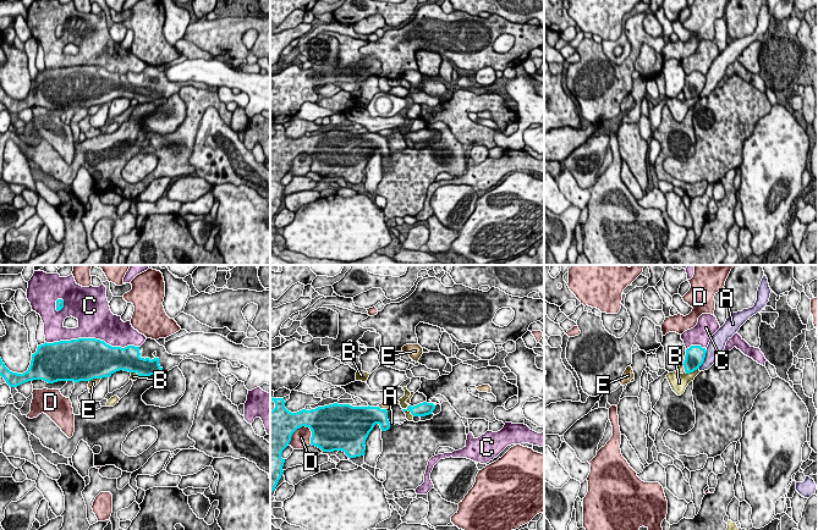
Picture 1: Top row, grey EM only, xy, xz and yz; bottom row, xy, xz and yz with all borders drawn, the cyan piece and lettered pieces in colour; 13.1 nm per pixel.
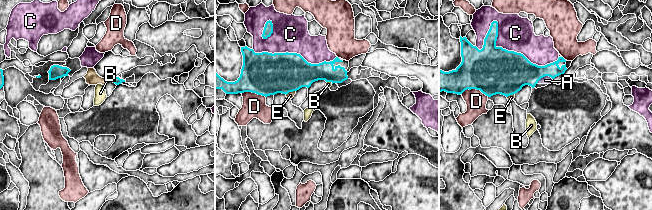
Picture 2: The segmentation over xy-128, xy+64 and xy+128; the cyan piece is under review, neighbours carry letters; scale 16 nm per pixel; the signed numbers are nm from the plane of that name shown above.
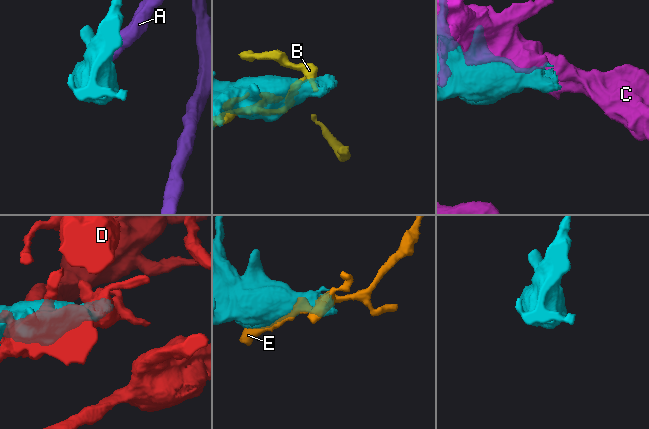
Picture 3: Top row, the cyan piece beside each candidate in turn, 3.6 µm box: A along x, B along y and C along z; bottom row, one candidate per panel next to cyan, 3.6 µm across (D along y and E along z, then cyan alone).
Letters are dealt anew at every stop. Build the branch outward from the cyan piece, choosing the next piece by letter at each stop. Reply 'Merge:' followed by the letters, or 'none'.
Merge: none

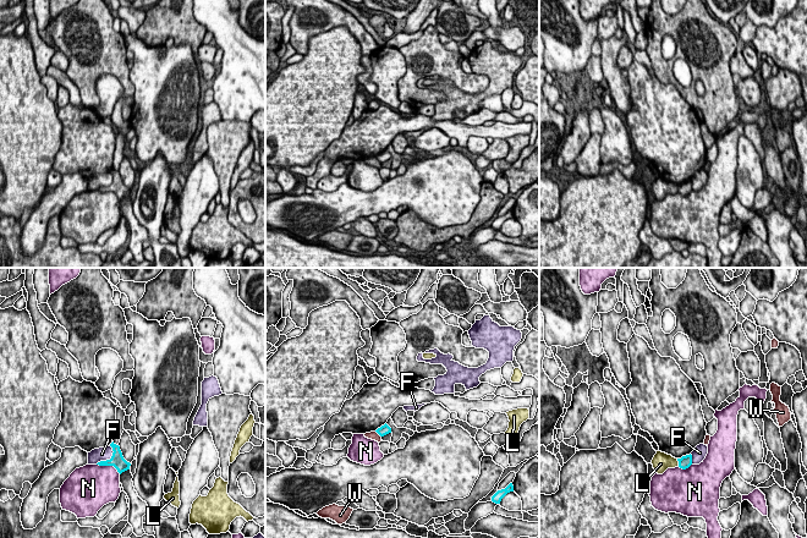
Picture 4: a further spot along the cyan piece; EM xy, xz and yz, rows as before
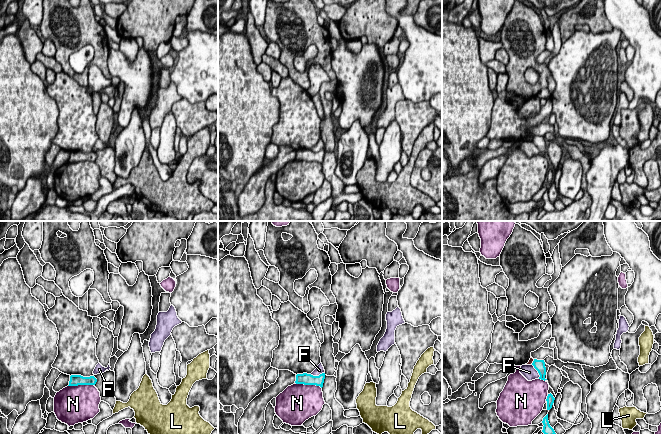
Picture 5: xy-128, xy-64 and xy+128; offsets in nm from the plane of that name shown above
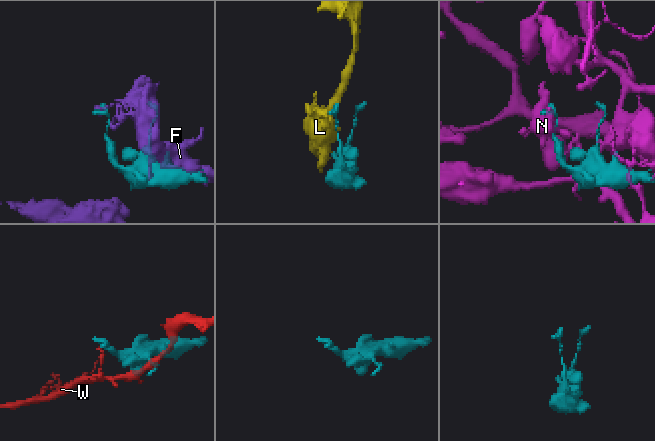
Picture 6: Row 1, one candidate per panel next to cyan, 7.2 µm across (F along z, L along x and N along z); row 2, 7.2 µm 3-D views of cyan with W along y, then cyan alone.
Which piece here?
Merge: none

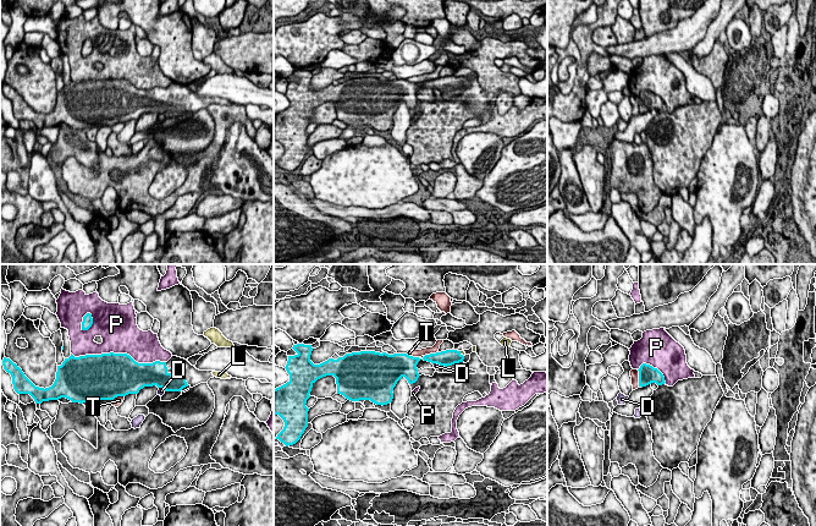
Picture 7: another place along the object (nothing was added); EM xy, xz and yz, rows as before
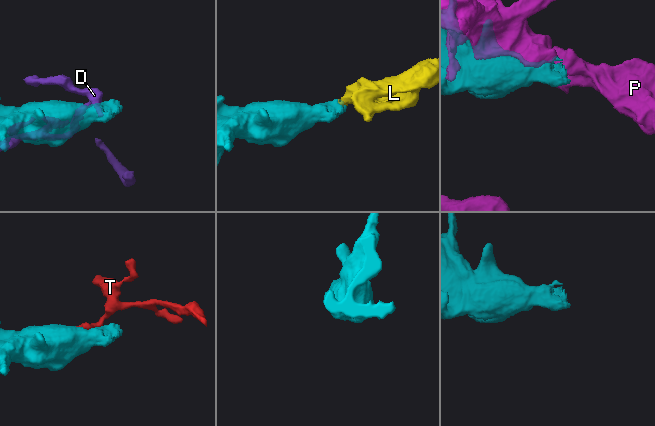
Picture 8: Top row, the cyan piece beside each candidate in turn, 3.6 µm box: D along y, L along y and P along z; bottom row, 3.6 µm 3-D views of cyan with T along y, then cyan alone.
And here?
Merge: L

